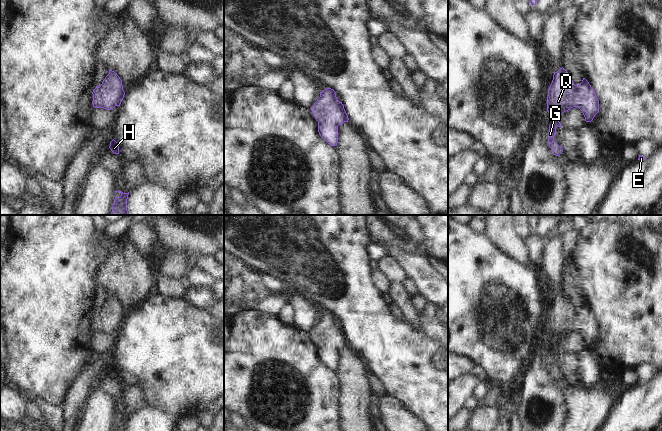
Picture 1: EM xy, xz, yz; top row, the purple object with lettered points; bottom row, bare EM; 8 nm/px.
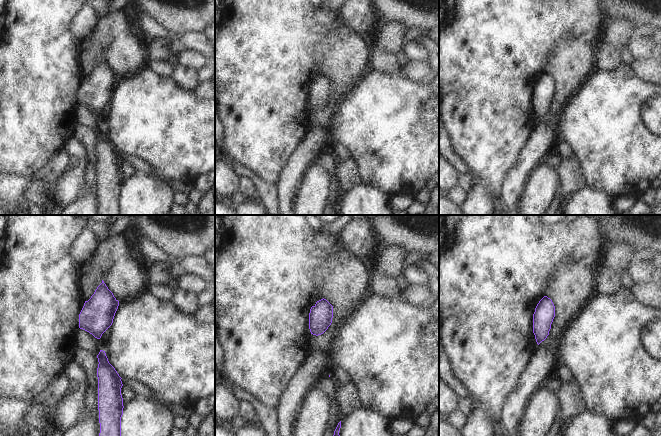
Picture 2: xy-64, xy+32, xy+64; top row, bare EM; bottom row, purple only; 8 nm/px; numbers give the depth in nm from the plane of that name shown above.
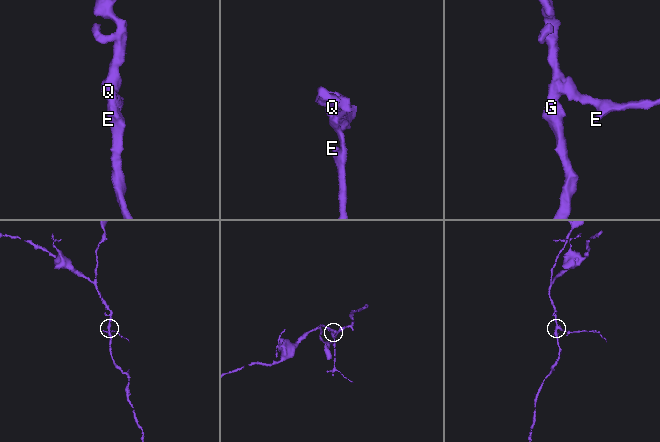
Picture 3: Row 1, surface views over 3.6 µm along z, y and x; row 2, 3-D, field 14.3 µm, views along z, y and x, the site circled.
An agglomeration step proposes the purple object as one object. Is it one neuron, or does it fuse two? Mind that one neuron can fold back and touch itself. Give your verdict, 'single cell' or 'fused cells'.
single cell

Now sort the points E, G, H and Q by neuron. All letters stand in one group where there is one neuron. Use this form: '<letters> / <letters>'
E G H Q

